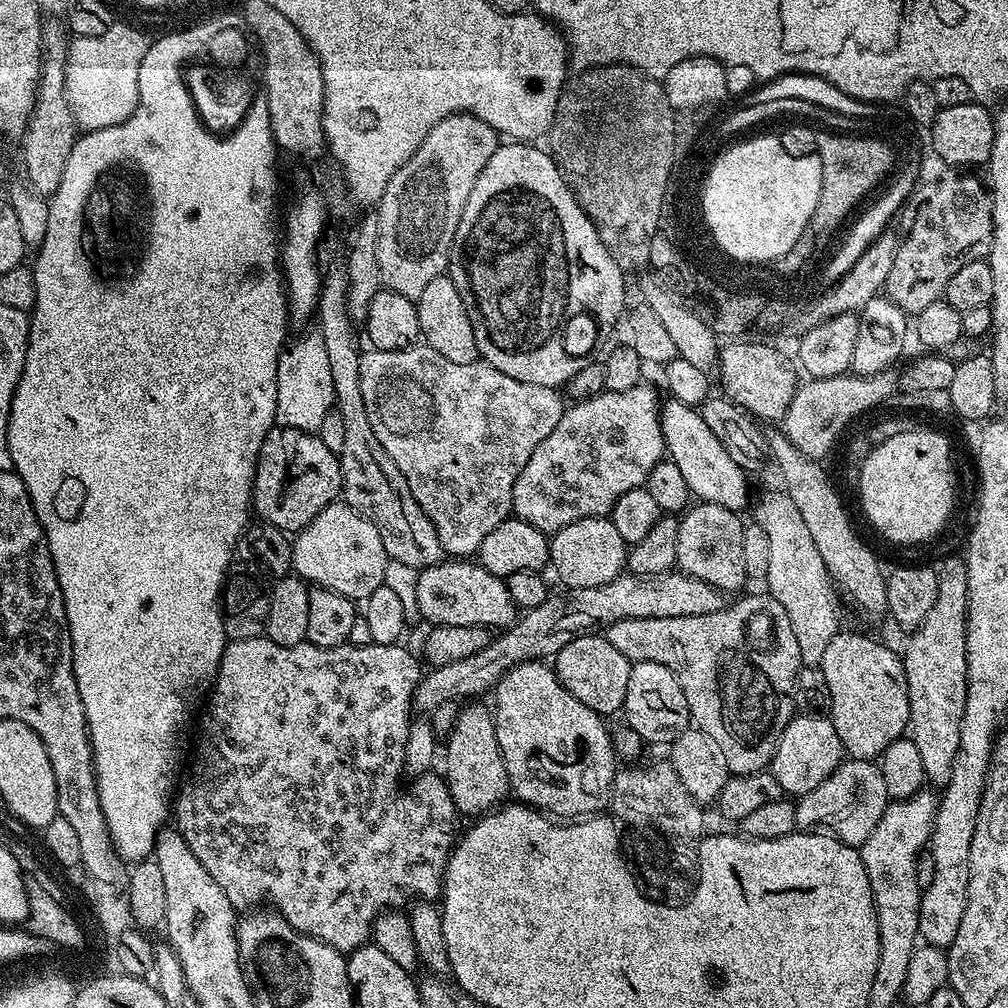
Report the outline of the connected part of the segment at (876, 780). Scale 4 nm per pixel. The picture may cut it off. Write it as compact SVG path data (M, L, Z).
M845 758L840 765L814 790L795 801L796 827L801 832L819 832L831 834L846 844L859 846L870 838L878 818L888 809L890 797L886 790L886 781L880 773L879 763L870 760Z

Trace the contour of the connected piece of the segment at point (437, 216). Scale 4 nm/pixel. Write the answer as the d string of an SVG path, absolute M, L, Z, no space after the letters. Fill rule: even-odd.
M459 112L450 118L442 118L442 122L438 122L430 134L426 134L426 142L422 142L422 146L418 146L412 157L396 171L394 178L390 178L374 212L378 218L378 270L381 285L387 291L416 301L422 290L426 290L426 282L445 275L448 252L452 248L462 210L466 210L466 198L470 198L470 190L474 190L478 174L482 174L486 162L490 162L490 154L494 154L497 146L498 134L486 126L482 118L472 116L469 112Z

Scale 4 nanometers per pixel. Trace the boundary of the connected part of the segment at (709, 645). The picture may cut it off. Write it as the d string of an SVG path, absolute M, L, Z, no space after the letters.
M767 594L743 596L739 597L741 600L733 608L724 606L714 614L698 614L690 618L630 618L609 624L606 628L606 638L610 642L610 646L614 646L614 650L618 650L618 654L622 654L627 660L633 662L658 662L662 666L666 666L666 670L670 670L670 674L674 674L674 678L678 678L678 686L682 686L682 694L686 694L686 706L691 723L710 738L714 738L714 742L718 742L722 755L726 757L728 771L734 776L762 772L771 765L772 755L776 753L782 730L786 730L786 726L792 721L794 715L792 687L794 678L802 667L798 654L798 641L794 639L794 629L790 626L790 618L786 618L786 610L782 610L782 605Z

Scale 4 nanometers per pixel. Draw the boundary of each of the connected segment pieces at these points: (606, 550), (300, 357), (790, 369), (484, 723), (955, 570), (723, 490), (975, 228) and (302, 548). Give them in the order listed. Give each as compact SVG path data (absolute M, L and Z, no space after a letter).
M608 516L582 518L578 522L570 522L570 526L562 526L562 530L550 536L550 568L556 571L565 589L593 588L606 586L606 582L614 582L625 571L628 563L629 545L624 543L622 534Z
M312 330L294 340L281 351L278 362L276 424L282 428L315 433L322 426L322 418L333 411L336 402L334 378L330 378L330 354L326 354L319 331Z
M740 338L725 343L728 345L719 349L718 373L720 372L720 384L724 387L723 395L757 421L783 421L798 387L797 365L791 359L788 361L778 349L771 348L768 344L755 344L752 340L755 339Z
M468 702L461 707L454 722L454 730L446 737L448 749L442 752L443 775L450 790L450 798L461 817L479 818L501 807L510 796L506 766L498 746L494 712L489 705L487 708L480 703L484 702Z
M963 555L946 557L938 564L936 577L938 594L934 597L934 606L930 606L926 618L922 618L922 626L907 637L902 659L910 698L908 732L914 746L918 746L927 783L943 786L950 782L950 770L954 770L968 693L968 565Z
M671 398L665 399L660 406L660 425L667 459L678 466L693 497L705 504L722 506L737 514L743 513L743 508L748 504L749 473L738 466L730 454L726 454L726 446L718 442L699 410Z
M940 176L929 184L921 183L914 199L920 205L916 208L916 221L908 228L908 233L896 245L894 266L890 266L890 276L884 283L884 292L906 314L926 310L930 302L941 299L946 282L966 266L966 262L983 260L990 250L992 241L992 219L987 187L976 176Z
M343 502L328 504L301 532L295 533L292 540L292 572L295 575L309 585L334 590L357 602L367 600L374 590L378 590L378 586L386 583L387 576L384 575L388 572L388 564L390 557L382 546L382 534L374 530L374 522L362 518L362 514Z

